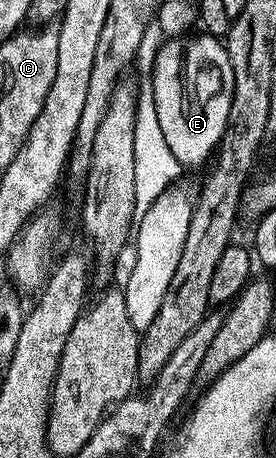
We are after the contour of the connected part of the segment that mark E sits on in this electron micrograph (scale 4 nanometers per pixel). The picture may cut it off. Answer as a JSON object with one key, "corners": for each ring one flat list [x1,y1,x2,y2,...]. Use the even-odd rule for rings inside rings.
{"corners":[[198,35,165,40,156,53,150,78,162,135,166,135,166,143,182,167,200,165,216,153,228,125,233,95,233,67,227,46,219,38]]}

